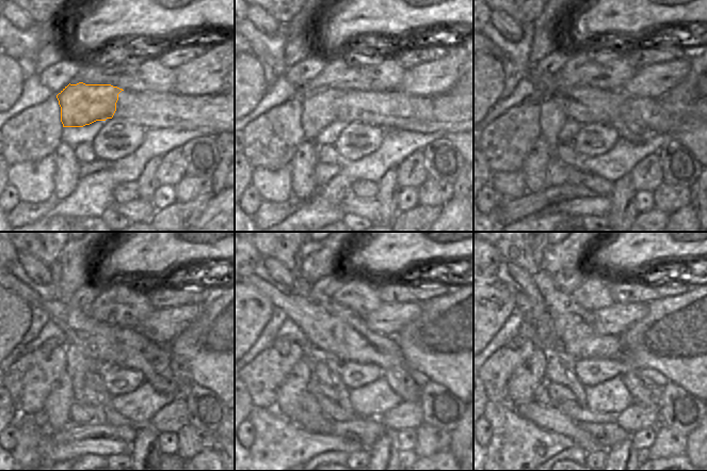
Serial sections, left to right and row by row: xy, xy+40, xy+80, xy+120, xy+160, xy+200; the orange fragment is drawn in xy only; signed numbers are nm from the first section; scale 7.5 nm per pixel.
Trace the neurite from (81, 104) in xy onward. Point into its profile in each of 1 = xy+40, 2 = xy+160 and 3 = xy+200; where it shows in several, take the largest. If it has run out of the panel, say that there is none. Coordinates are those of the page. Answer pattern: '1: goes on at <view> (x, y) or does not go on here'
1: goes on at xy+40 (319, 109)
2: goes on at xy+160 (332, 409)
3: goes on at xy+200 (580, 414)

